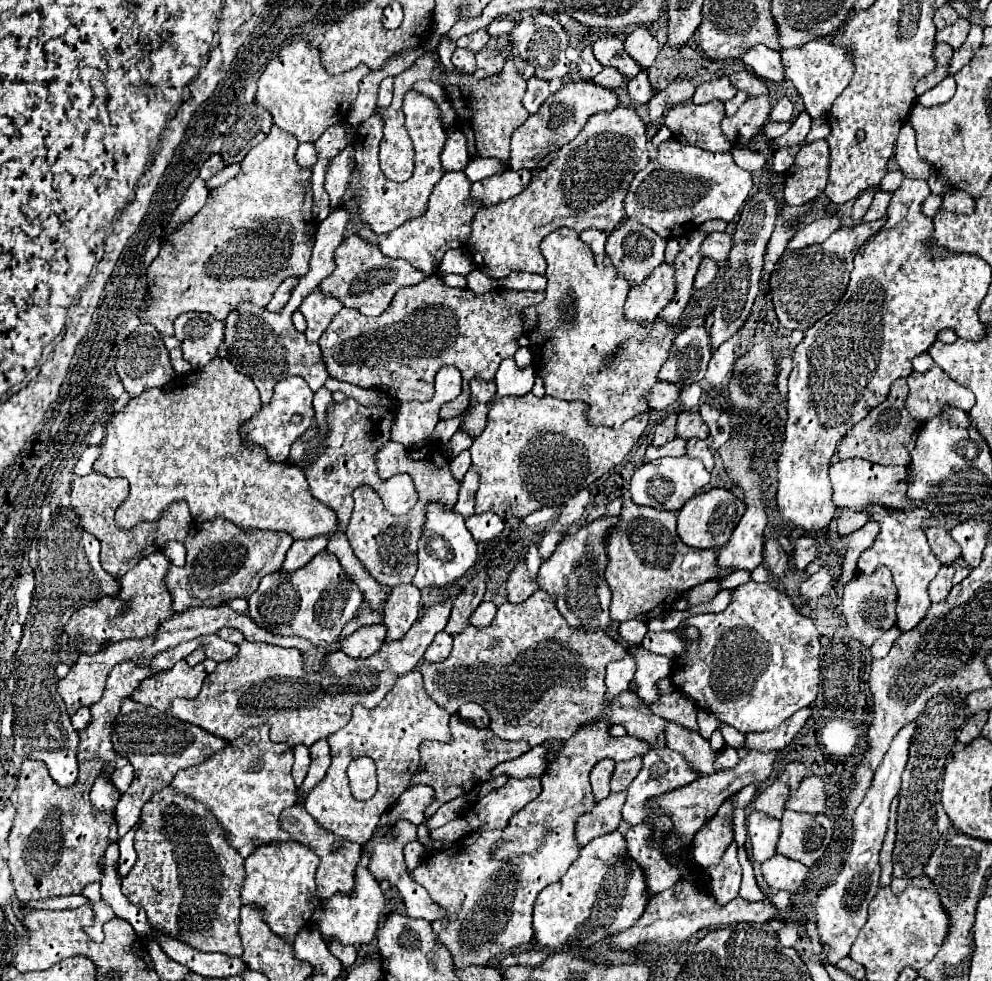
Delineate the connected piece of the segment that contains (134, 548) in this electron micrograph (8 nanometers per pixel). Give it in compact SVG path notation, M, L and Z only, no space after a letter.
M91 472L87 476L75 476L71 490L71 508L79 516L83 530L87 530L101 542L101 564L115 578L121 578L123 574L127 574L127 570L135 568L139 560L143 560L143 556L149 556L151 552L163 554L163 544L173 540L183 542L193 524L189 506L185 502L175 502L166 509L159 522L141 522L131 530L121 530L115 526L113 514L117 506L127 498L127 494L129 494L127 480L109 478L99 472Z

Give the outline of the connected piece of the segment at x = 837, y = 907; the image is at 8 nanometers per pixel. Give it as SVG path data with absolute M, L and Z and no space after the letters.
M915 722L905 724L893 738L881 766L877 768L873 776L873 784L863 798L863 804L855 810L853 816L853 848L843 864L843 870L835 878L831 886L827 886L817 904L815 904L815 916L817 916L817 926L819 926L819 940L823 944L829 944L831 950L827 952L827 958L831 962L837 962L845 958L851 950L851 944L855 942L855 936L867 922L867 906L875 892L879 890L879 850L883 844L883 836L887 830L887 820L889 820L889 804L891 800L899 794L901 790L901 774L907 766L909 758L909 746L911 738L915 734Z

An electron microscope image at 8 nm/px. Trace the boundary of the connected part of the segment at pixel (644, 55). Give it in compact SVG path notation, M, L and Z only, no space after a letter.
M639 26L625 38L625 50L641 68L649 68L655 62L659 42L647 26Z

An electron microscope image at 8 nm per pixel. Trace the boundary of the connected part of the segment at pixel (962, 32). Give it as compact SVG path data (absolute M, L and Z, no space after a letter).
M959 18L955 24L943 28L941 32L937 32L937 42L945 42L949 46L953 46L955 50L963 44L963 40L967 38L967 32L971 28L971 22L967 18Z

